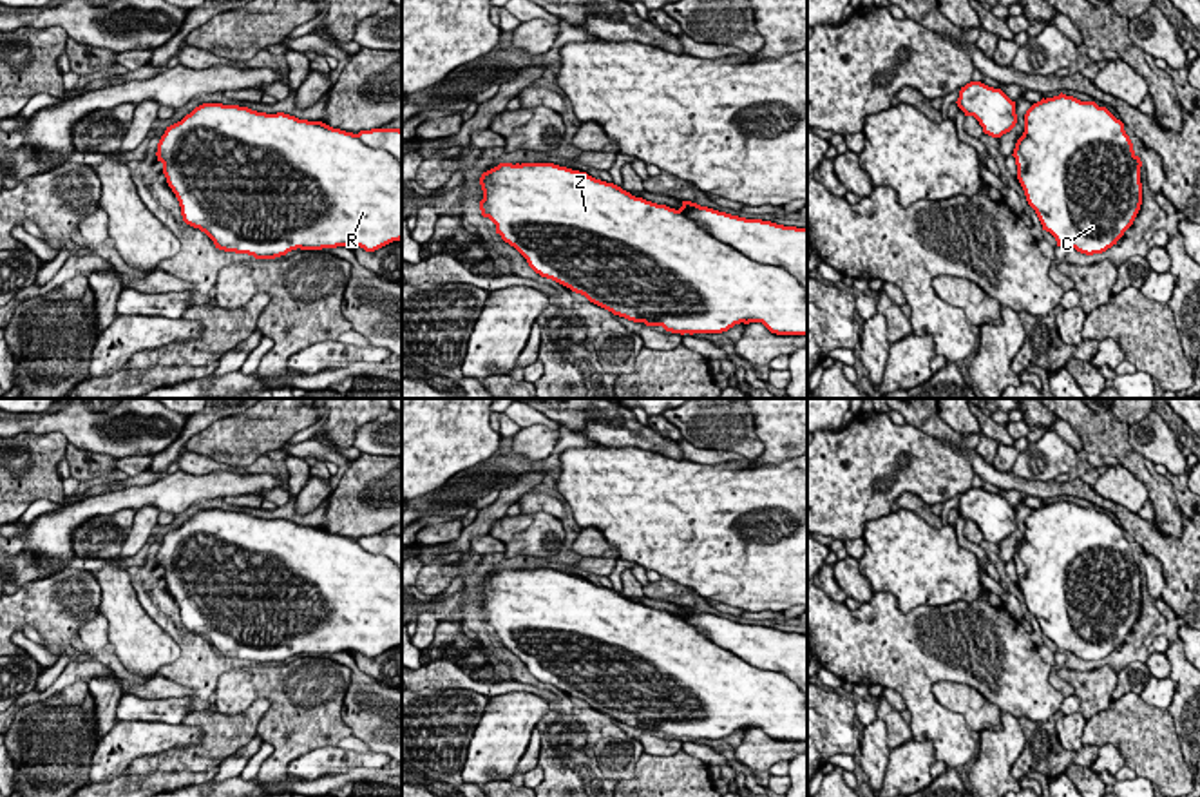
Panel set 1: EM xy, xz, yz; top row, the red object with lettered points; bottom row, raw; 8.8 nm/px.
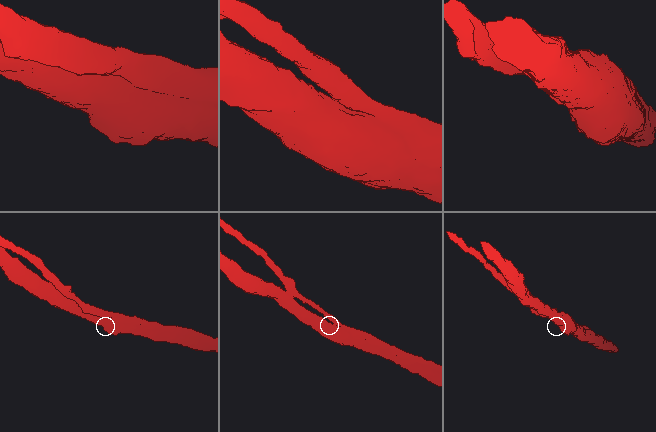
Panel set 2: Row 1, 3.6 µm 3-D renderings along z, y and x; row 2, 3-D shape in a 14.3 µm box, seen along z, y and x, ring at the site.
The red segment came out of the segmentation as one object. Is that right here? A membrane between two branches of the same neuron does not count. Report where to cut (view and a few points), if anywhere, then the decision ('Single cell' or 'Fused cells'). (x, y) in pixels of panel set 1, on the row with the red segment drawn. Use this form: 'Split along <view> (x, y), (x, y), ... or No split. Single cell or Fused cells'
No split. Single cell

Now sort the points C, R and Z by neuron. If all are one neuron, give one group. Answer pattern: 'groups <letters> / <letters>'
groups C R Z

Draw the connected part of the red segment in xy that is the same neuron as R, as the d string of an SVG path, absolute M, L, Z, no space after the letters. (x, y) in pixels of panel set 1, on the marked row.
M203 103L167 127L156 156L179 201L183 221L205 232L219 250L275 259L297 248L360 246L375 252L402 239L400 129L353 134L284 112L266 114L239 105Z

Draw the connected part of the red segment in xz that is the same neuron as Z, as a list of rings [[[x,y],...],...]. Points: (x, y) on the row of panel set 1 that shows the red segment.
[[[500,163],[480,178],[483,199],[480,210],[496,225],[496,234],[505,243],[514,246],[529,263],[529,266],[541,277],[552,279],[576,293],[585,295],[590,302],[646,326],[662,326],[671,333],[722,333],[735,324],[762,322],[771,333],[776,335],[807,335],[807,228],[784,226],[762,219],[746,219],[700,206],[691,201],[682,201],[679,210],[666,205],[657,205],[643,197],[635,197],[614,183],[606,183],[588,176],[586,172],[572,170],[554,163]]]

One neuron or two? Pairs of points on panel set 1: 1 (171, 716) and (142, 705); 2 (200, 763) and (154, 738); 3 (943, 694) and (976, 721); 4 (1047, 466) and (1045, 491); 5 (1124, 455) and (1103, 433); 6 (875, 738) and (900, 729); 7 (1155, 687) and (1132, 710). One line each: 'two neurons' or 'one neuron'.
1: one neuron
2: two neurons
3: one neuron
4: two neurons
5: one neuron
6: two neurons
7: two neurons

